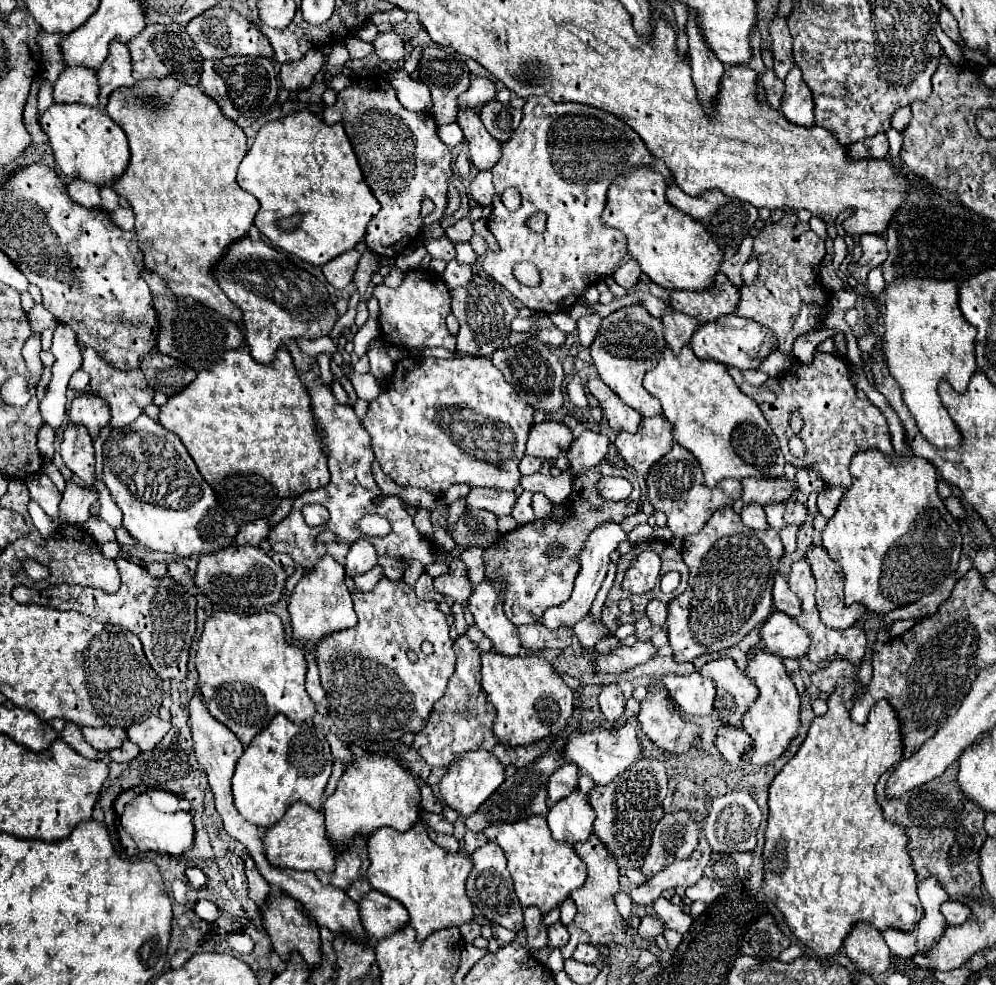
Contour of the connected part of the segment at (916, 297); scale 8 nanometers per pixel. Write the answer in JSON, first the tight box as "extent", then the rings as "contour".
{"extent":[884,279,976,449],"contour":[[[896,279],[884,291],[884,357],[890,375],[896,379],[902,401],[908,407],[910,415],[916,419],[918,431],[922,437],[938,449],[954,449],[960,447],[962,435],[956,423],[950,419],[948,411],[942,407],[938,397],[938,383],[946,379],[956,391],[964,393],[968,389],[970,377],[976,373],[974,359],[974,337],[976,329],[970,325],[962,311],[958,309],[958,285],[954,281],[934,281],[934,279]]]}

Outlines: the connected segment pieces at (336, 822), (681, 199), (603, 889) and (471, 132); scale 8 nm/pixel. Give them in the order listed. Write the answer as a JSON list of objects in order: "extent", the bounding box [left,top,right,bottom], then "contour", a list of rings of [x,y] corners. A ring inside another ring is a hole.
[{"extent":[322,755,420,851],"contour":[[[362,755],[348,765],[334,795],[324,801],[322,813],[330,841],[336,851],[342,851],[350,839],[368,839],[380,827],[392,827],[400,833],[412,829],[412,825],[420,819],[420,787],[416,777],[394,755]]]},{"extent":[666,185,758,257],"contour":[[[670,185],[668,193],[666,193],[666,199],[668,199],[674,207],[678,207],[678,209],[684,211],[686,215],[690,215],[694,221],[702,223],[702,225],[706,227],[706,231],[710,233],[710,237],[718,243],[718,247],[722,247],[722,253],[724,253],[726,257],[732,257],[732,255],[738,251],[742,239],[748,237],[748,231],[754,227],[754,223],[756,223],[756,219],[758,219],[758,209],[756,209],[754,205],[742,203],[742,201],[736,201],[736,199],[730,199],[730,197],[722,195],[718,189],[704,191],[704,193],[698,195],[698,197],[690,197],[690,195],[686,195],[680,187]]]},{"extent":[562,835,634,959],"contour":[[[590,835],[590,839],[586,843],[580,843],[574,847],[578,857],[588,865],[588,877],[586,877],[586,883],[578,889],[572,891],[572,899],[578,907],[578,913],[574,917],[574,921],[566,927],[568,933],[570,933],[570,941],[562,947],[562,957],[568,959],[572,957],[574,949],[580,945],[580,943],[590,943],[594,947],[606,943],[608,947],[612,945],[620,945],[620,947],[632,947],[634,945],[634,937],[628,933],[626,929],[626,921],[624,917],[618,913],[616,905],[614,905],[614,899],[612,895],[618,891],[618,865],[614,861],[614,857],[608,853],[606,847],[602,847],[602,843]]]},{"extent":[458,109,500,171],"contour":[[[460,109],[458,125],[464,131],[464,139],[470,149],[472,165],[478,171],[492,169],[492,165],[500,159],[500,143],[492,139],[490,133],[484,129],[476,109]]]}]

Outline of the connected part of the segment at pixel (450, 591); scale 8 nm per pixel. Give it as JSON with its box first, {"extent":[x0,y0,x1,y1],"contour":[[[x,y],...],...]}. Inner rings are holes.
{"extent":[434,559,472,603],"contour":[[[460,559],[450,563],[448,573],[434,579],[434,591],[438,591],[440,595],[446,595],[446,597],[450,597],[452,601],[458,601],[458,603],[468,601],[468,597],[472,595],[472,585],[466,577],[466,567]]]}

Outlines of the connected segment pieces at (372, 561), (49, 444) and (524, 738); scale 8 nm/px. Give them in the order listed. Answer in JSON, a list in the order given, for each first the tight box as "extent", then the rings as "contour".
[{"extent":[346,537,378,577],"contour":[[[360,537],[352,543],[350,551],[348,551],[348,557],[346,557],[346,575],[348,577],[356,577],[360,573],[366,573],[370,571],[378,561],[378,555],[376,555],[376,549],[370,545],[368,539]]]},{"extent":[38,425,54,459],"contour":[[[44,425],[40,429],[40,435],[38,435],[38,447],[40,447],[40,453],[44,459],[52,459],[54,457],[54,429],[50,425]]]},{"extent":[482,651,574,747],"contour":[[[496,651],[482,653],[482,689],[496,709],[494,737],[506,747],[530,745],[560,733],[574,711],[574,691],[564,685],[550,663],[536,655],[504,657]]]}]

